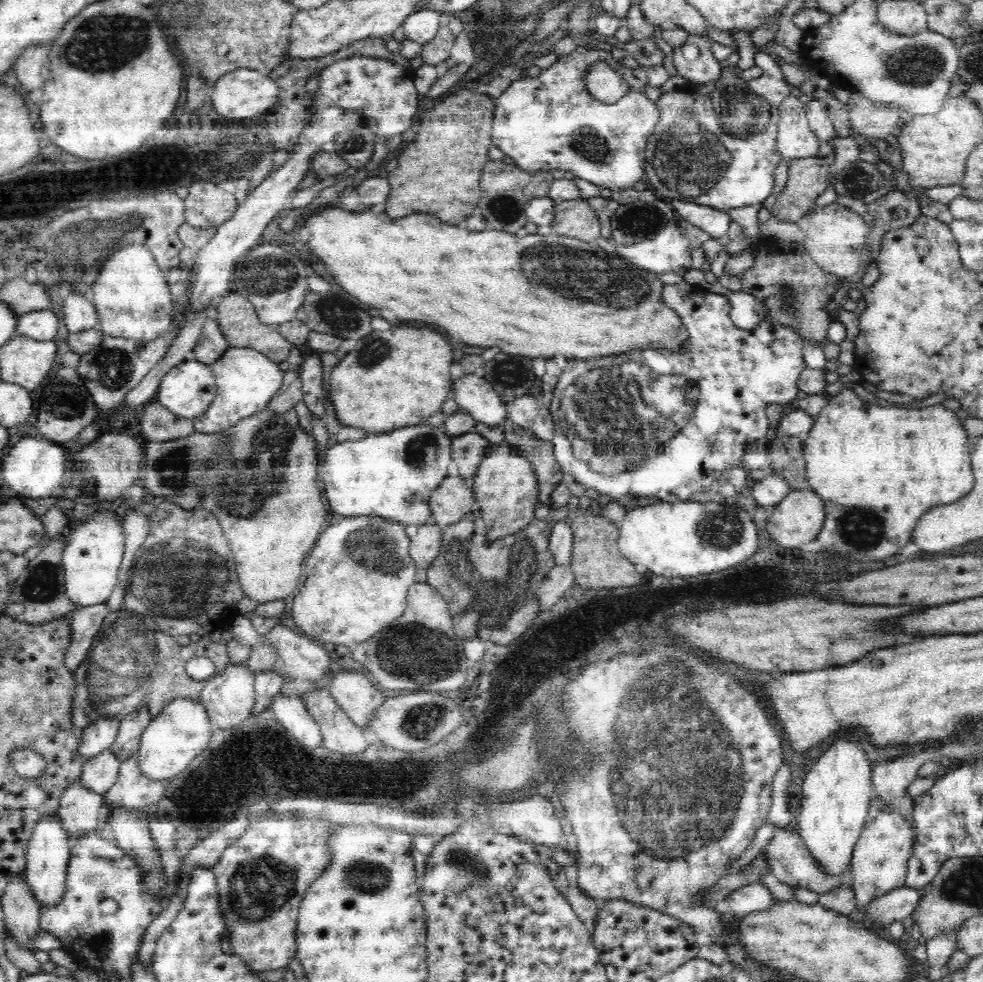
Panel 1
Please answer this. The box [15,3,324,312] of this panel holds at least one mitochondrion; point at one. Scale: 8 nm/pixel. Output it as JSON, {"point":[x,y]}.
{"point":[105,42]}

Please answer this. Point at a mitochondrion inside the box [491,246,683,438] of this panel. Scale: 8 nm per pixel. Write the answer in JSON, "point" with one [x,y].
{"point":[501,362]}

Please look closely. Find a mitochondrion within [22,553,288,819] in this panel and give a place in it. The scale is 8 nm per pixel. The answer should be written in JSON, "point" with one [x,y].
{"point":[127,660]}

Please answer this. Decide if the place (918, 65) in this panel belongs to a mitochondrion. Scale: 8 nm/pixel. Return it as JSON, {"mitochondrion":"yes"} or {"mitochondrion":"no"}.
{"mitochondrion":"yes"}

